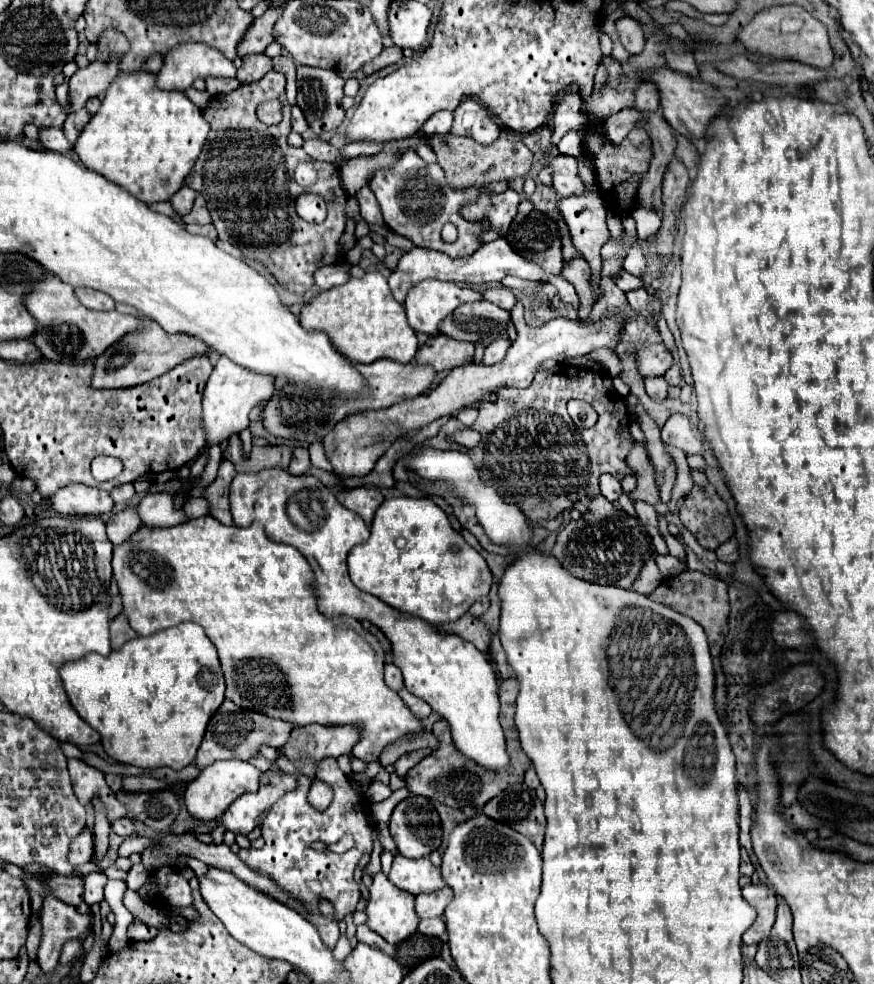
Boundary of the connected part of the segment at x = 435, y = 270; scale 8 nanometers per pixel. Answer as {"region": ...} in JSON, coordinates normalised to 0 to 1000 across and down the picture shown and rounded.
{"region":[[[571,241],[562,247],[555,247],[550,249],[541,259],[537,261],[527,261],[527,263],[516,263],[507,257],[500,257],[500,255],[491,255],[491,253],[482,253],[482,251],[473,251],[470,255],[466,255],[454,273],[447,277],[445,282],[445,292],[447,292],[447,298],[452,302],[454,308],[461,308],[463,302],[466,302],[466,296],[470,290],[484,286],[484,284],[505,284],[505,286],[530,286],[530,288],[541,288],[541,290],[550,290],[550,288],[571,288],[578,279],[589,279],[594,284],[603,284],[603,286],[614,286],[614,288],[630,288],[640,294],[640,298],[644,300],[646,306],[651,306],[656,310],[657,314],[661,316],[662,306],[658,296],[658,292],[646,286],[642,279],[630,279],[630,277],[624,277],[621,271],[617,271],[614,267],[596,261],[582,247],[580,243]]]}

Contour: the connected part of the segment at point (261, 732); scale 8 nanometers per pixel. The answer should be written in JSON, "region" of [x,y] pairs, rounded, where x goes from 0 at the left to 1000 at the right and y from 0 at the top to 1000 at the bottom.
{"region":[[[257,710],[255,716],[246,723],[246,727],[241,729],[241,733],[237,737],[237,745],[235,745],[232,755],[228,759],[223,777],[228,782],[235,782],[237,777],[241,777],[248,771],[276,771],[276,773],[283,773],[285,769],[296,765],[299,757],[310,757],[310,759],[319,761],[319,759],[324,759],[328,755],[335,739],[338,737],[331,735],[331,733],[312,731],[312,729],[305,729],[301,725],[271,718],[267,712]]]}

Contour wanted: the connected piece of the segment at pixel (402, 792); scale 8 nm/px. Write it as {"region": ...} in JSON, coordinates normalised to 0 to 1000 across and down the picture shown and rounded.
{"region":[[[460,800],[450,805],[445,812],[428,816],[426,818],[426,828],[429,828],[429,832],[434,835],[444,835],[452,819],[461,812],[468,810],[468,808],[470,808],[470,806],[468,806],[466,800]]]}

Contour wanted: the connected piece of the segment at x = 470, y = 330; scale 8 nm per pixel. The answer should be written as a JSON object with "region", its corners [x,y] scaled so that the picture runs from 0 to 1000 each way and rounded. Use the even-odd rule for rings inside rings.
{"region":[[[546,306],[525,310],[502,330],[502,338],[523,347],[553,347],[559,349],[569,342],[578,342],[582,328],[582,316],[559,308]]]}

